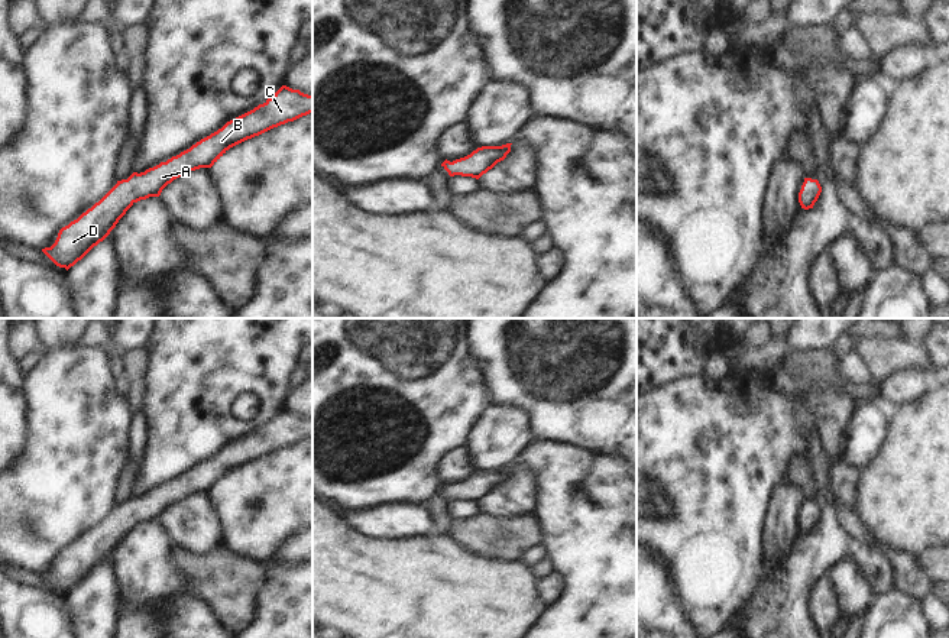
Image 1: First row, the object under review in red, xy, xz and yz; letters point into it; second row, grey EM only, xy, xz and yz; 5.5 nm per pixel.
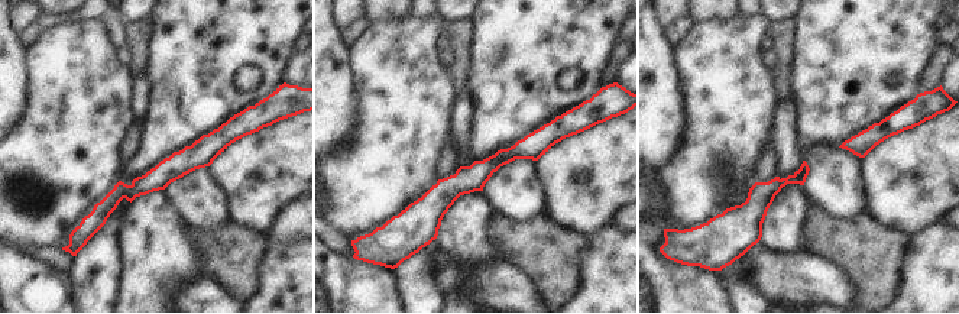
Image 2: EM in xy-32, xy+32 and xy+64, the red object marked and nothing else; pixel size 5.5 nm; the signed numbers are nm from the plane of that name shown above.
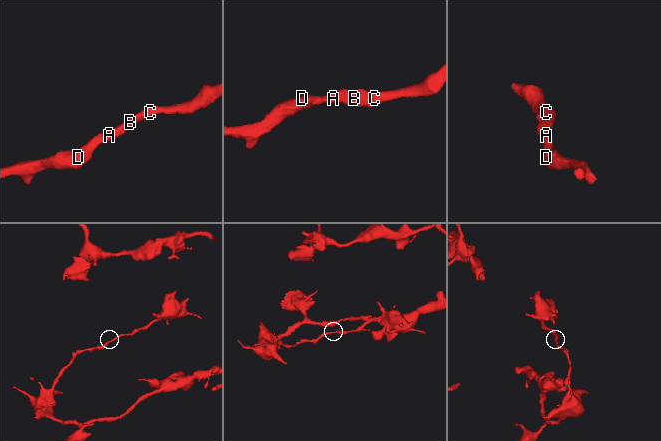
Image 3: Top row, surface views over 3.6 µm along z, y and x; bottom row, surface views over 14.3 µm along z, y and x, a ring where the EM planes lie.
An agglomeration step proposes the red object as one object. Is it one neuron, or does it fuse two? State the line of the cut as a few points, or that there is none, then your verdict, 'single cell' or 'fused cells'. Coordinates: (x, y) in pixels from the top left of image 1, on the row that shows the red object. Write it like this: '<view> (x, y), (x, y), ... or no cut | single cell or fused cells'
no cut | single cell

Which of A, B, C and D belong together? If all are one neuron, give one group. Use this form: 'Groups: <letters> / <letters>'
Groups: A B C D

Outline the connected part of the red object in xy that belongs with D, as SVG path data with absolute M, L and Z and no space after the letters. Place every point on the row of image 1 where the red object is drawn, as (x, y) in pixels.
M282 85L263 104L227 122L190 149L117 181L98 203L62 227L55 243L42 252L56 266L68 271L110 234L135 203L159 197L174 179L200 168L211 168L230 148L310 113L312 95Z

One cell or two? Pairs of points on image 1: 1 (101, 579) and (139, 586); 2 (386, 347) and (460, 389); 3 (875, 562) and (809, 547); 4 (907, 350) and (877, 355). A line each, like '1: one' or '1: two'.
1: two
2: one
3: one
4: one

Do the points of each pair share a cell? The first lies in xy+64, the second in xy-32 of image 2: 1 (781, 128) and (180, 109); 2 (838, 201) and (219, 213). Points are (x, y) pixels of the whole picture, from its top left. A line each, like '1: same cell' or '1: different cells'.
1: different cells
2: same cell

